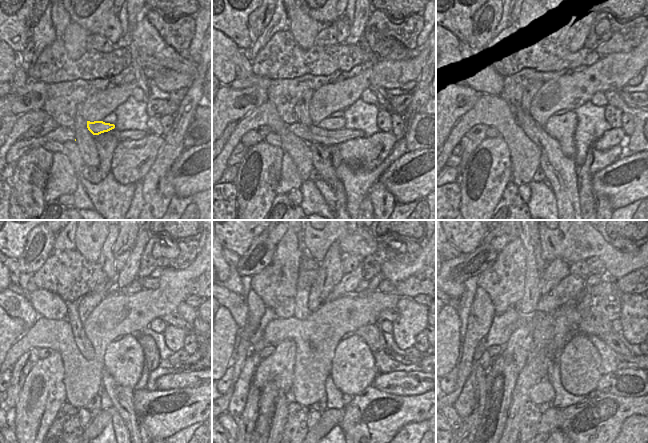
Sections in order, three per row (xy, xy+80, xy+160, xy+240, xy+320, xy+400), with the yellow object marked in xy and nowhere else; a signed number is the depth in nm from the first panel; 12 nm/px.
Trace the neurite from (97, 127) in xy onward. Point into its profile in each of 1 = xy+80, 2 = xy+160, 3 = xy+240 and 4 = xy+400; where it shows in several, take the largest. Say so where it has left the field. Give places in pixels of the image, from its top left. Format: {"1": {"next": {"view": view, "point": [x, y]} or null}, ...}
{"1": {"next": {"view": "xy+80", "point": [331, 123]}}, "2": {"next": {"view": "xy+160", "point": [562, 128]}}, "3": {"next": {"view": "xy+240", "point": [124, 359]}}, "4": {"next": {"view": "xy+400", "point": [579, 360]}}}

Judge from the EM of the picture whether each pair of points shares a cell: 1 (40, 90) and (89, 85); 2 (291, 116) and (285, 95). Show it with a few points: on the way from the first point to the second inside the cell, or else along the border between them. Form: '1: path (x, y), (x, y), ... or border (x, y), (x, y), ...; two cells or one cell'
1: border (48, 84), (42, 107); two cells
2: path (287, 111), (286, 100); one cell

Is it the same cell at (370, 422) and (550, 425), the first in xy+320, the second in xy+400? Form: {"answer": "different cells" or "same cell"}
{"answer": "same cell"}

